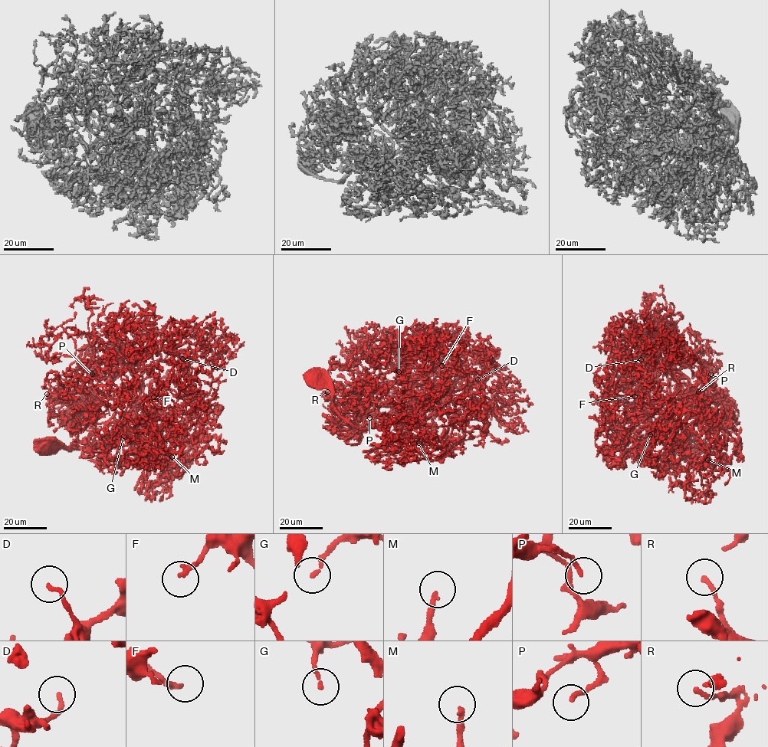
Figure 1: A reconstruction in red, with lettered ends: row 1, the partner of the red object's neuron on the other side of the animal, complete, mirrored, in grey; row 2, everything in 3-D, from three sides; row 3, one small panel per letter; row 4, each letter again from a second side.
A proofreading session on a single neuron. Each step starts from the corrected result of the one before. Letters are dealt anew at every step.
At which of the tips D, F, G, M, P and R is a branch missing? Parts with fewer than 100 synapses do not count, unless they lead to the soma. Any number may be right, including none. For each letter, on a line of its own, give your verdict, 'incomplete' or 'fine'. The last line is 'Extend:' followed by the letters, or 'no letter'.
D: fine
F: fine
G: fine
M: incomplete
P: fine
R: fine
Extend: M

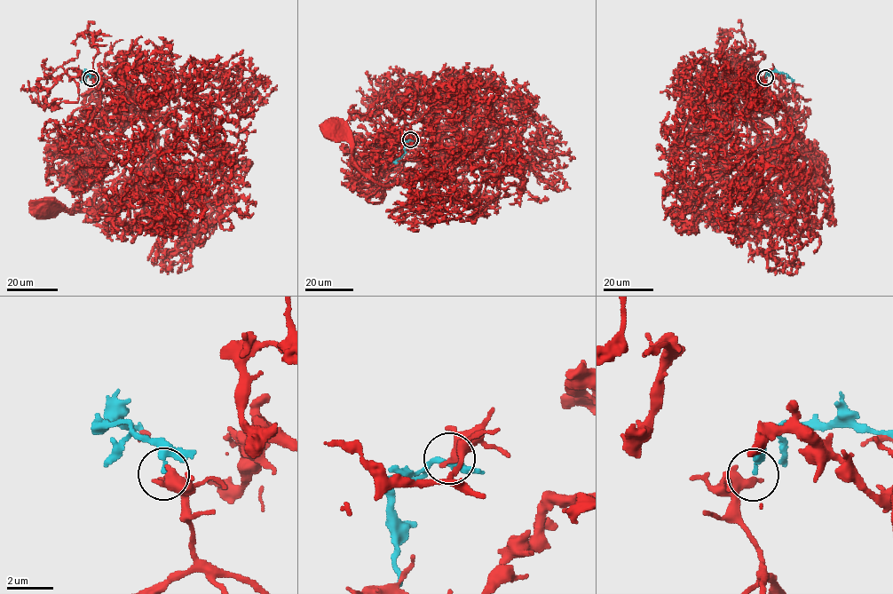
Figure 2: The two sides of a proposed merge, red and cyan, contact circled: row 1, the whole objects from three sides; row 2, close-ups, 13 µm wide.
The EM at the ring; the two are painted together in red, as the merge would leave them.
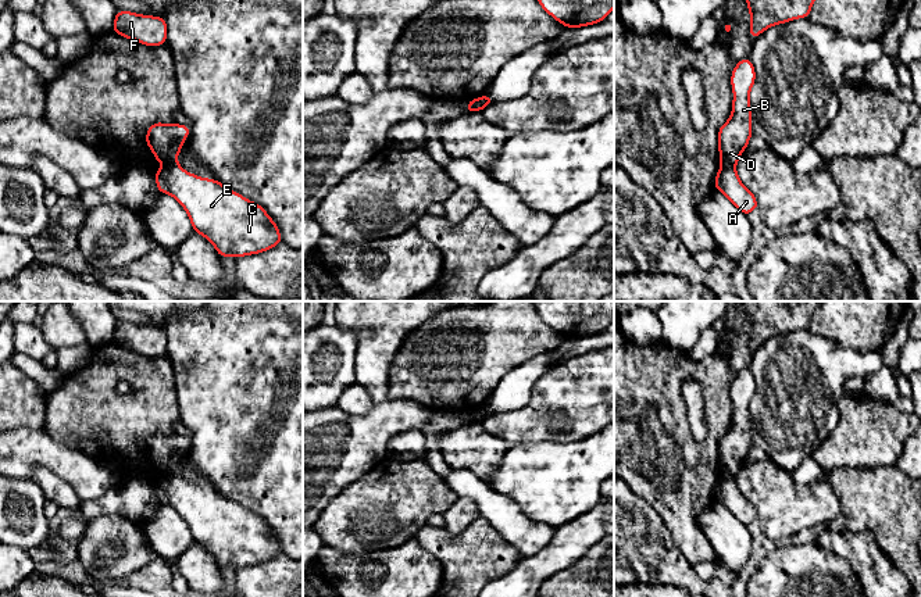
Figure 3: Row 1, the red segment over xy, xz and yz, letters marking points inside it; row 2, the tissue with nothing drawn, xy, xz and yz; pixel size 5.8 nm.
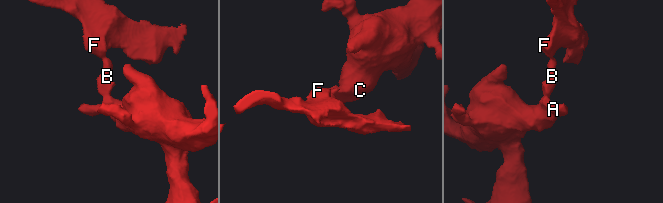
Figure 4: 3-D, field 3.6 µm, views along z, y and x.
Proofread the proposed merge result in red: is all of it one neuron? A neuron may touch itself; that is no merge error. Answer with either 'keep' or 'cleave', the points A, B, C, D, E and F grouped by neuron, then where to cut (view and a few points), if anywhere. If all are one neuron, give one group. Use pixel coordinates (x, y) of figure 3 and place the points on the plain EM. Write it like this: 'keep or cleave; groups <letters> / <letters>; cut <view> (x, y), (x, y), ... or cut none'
cleave; groups A C E / B D F; cut yz (723, 475), (734, 478)

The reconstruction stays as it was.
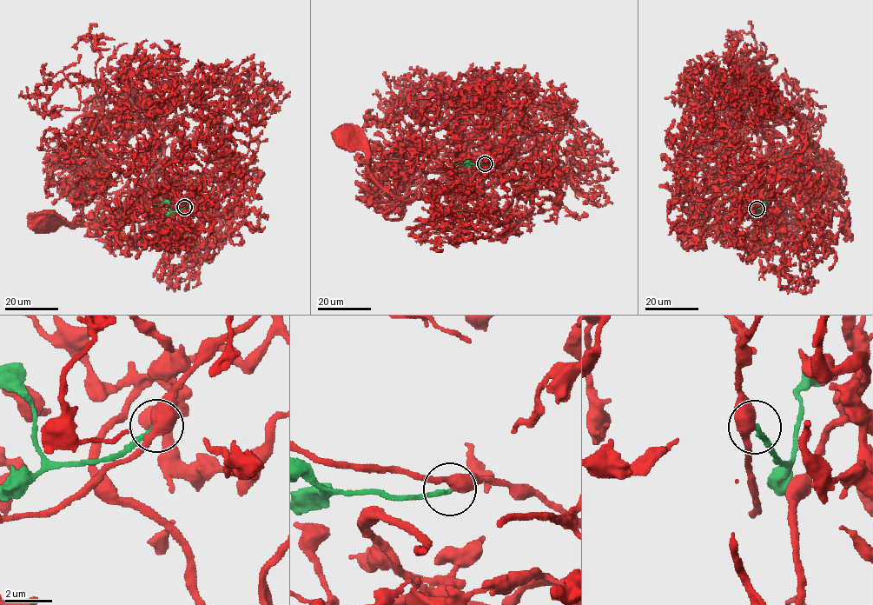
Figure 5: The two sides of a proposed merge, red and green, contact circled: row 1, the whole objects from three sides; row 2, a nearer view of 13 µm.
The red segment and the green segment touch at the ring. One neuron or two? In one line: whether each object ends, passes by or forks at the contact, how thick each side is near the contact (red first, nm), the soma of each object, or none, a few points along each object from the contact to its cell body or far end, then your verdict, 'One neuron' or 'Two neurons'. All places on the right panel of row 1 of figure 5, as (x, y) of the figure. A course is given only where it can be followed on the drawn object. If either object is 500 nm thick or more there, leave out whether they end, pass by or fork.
Thickness 550 nm (red) against 220 nm. Soma of red: (779, 218). Soma of green: none. Course of red: (757, 209), (763, 220), (777, 208), (782, 220), (794, 209), (811, 223), (778, 219). Course of green: (757, 209), (761, 212), (762, 204), (767, 203). Two neurons

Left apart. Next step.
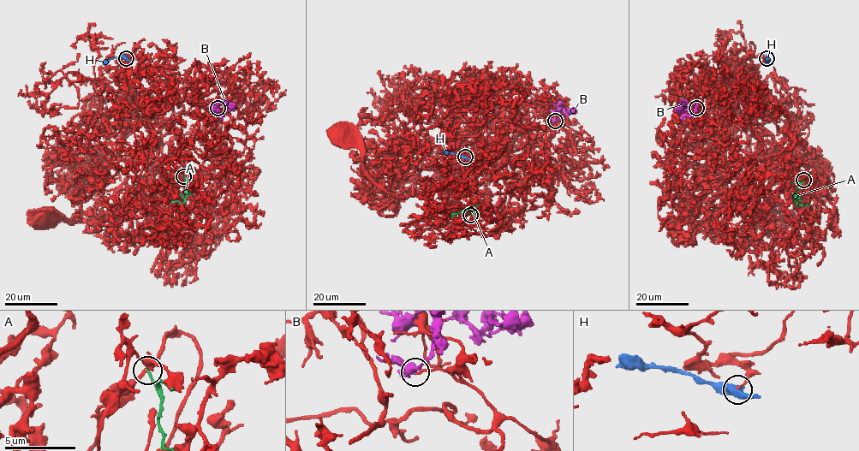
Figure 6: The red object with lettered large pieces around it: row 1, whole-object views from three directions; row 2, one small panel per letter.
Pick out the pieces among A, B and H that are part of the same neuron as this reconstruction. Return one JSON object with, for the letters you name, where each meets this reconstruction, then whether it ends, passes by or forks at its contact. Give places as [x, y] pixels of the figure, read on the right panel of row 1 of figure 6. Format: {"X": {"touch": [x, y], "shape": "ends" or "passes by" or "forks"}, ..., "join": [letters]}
{"join": []}

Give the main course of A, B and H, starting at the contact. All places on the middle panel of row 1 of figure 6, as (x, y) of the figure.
A: (471, 215), (472, 210), (468, 208), (461, 210), (451, 217)
B: (555, 121), (559, 103), (565, 112), (572, 111), (568, 110)
H: (466, 157), (443, 151)

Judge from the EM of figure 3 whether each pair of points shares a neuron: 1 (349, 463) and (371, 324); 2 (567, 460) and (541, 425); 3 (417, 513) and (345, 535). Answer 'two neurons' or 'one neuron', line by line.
1: one neuron
2: two neurons
3: one neuron

